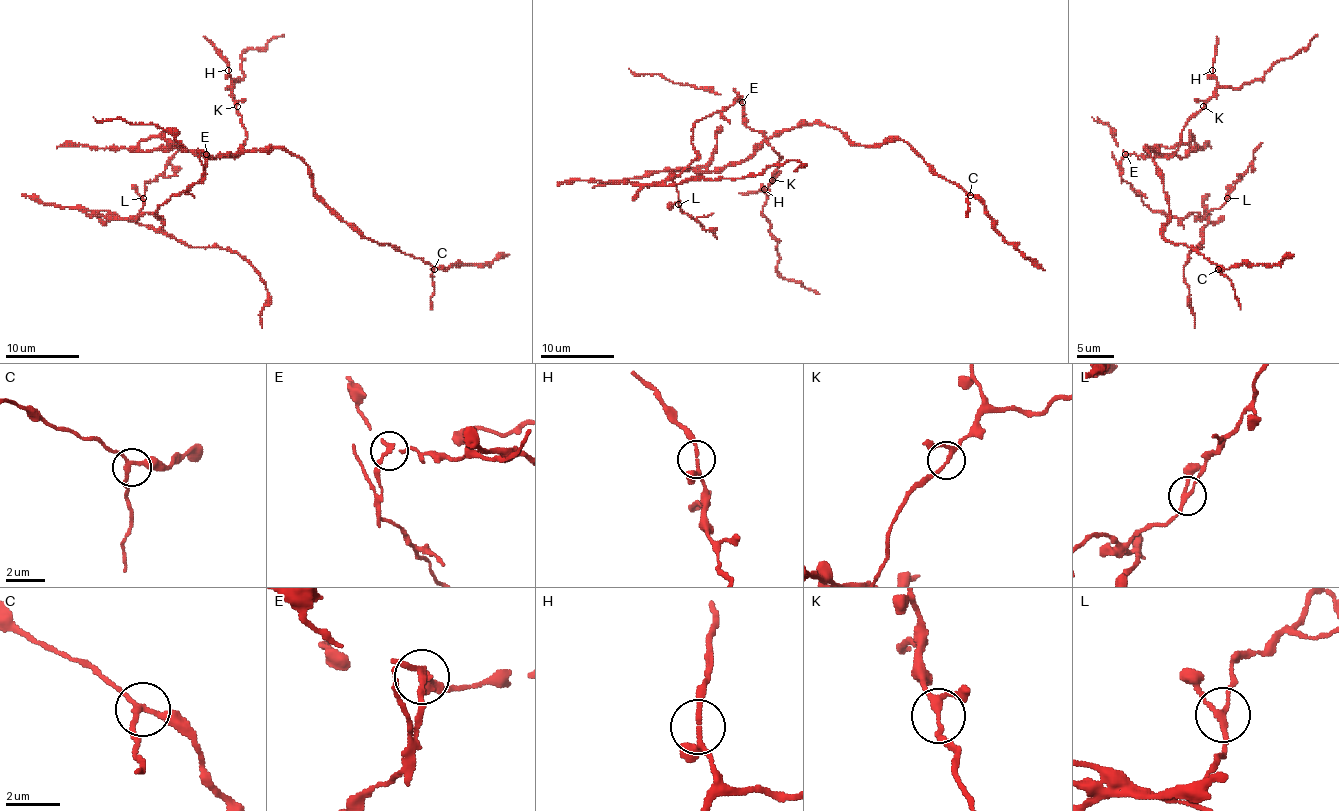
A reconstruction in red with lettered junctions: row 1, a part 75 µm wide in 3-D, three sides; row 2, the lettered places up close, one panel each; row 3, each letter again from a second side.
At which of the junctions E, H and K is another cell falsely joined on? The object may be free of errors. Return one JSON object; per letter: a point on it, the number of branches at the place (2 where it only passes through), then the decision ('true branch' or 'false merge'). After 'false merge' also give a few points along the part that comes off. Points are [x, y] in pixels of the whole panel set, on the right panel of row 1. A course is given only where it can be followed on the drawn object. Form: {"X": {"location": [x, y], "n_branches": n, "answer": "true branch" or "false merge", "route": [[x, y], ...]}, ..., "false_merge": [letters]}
{"E": {"location": [1125, 154], "n_branches": 3, "answer": "false merge"}, "H": {"location": [1212, 70], "n_branches": 3, "answer": "true branch"}, "K": {"location": [1203, 106], "n_branches": 3, "answer": "true branch"}, "false_merge": ["E"]}

